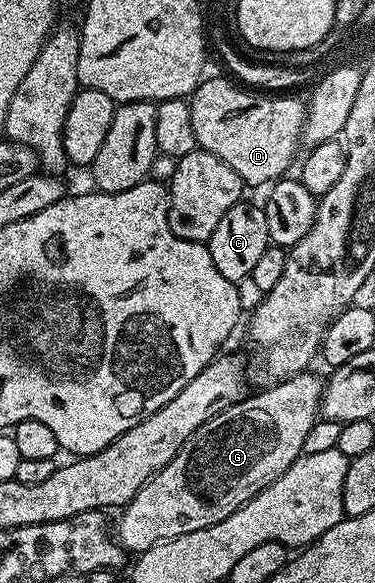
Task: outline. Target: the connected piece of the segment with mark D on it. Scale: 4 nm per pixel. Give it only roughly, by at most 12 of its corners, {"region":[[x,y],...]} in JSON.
{"region":[[202,79],[188,97],[198,149],[242,185],[282,179],[306,101]]}

